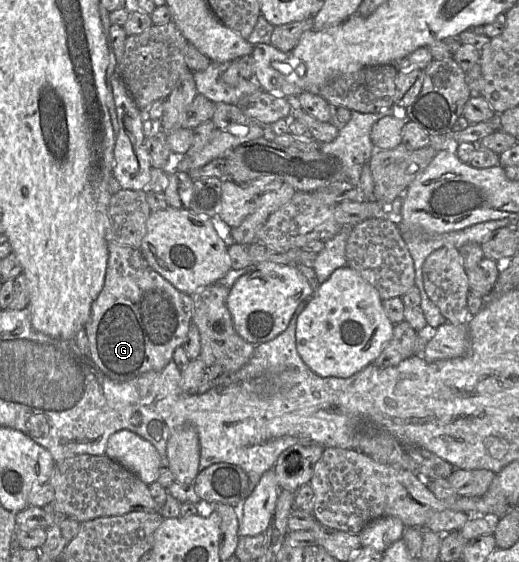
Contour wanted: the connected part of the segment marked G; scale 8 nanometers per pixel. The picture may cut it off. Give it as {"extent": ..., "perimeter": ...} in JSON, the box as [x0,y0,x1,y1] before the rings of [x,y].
{"extent":[84,242,193,382],"perimeter":[[[108,242],[107,248],[108,260],[104,284],[97,298],[92,303],[90,318],[84,328],[87,333],[90,358],[95,366],[111,380],[116,382],[126,382],[147,372],[159,372],[163,370],[169,362],[173,360],[175,349],[179,346],[183,346],[183,343],[186,340],[188,334],[189,327],[192,323],[193,300],[191,295],[179,291],[169,281],[167,281],[158,272],[156,272],[150,266],[140,249],[133,248],[127,245],[119,245],[114,242]]]}

